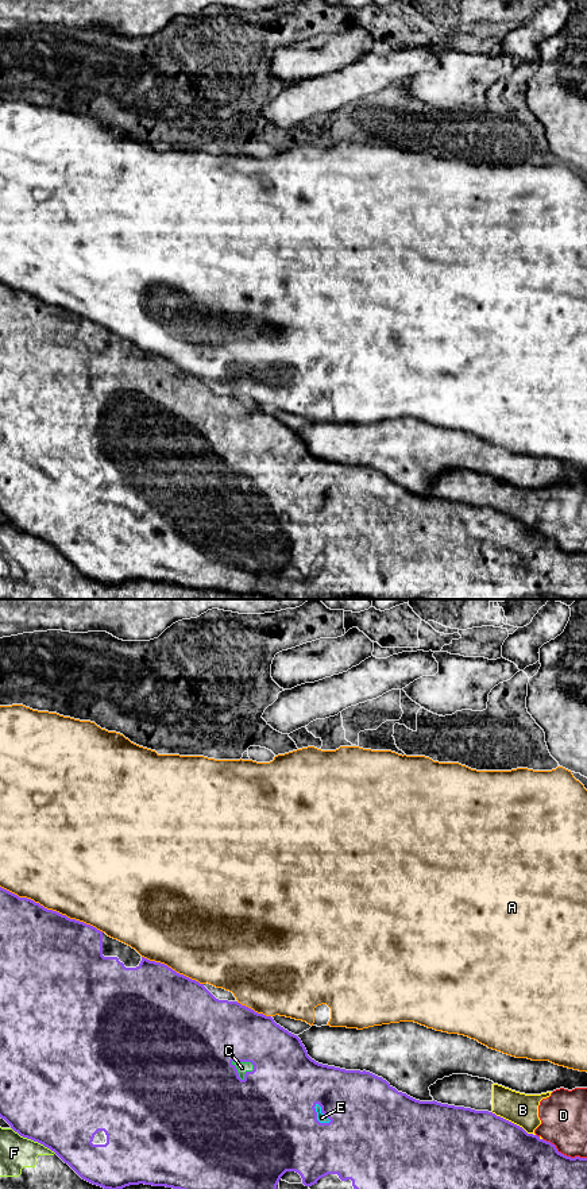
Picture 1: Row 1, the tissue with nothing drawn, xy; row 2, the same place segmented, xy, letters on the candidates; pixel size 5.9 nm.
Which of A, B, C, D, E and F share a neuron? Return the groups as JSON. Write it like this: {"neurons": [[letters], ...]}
{"neurons": [["A"], ["B", "D"], ["C", "E"], ["F"]]}

